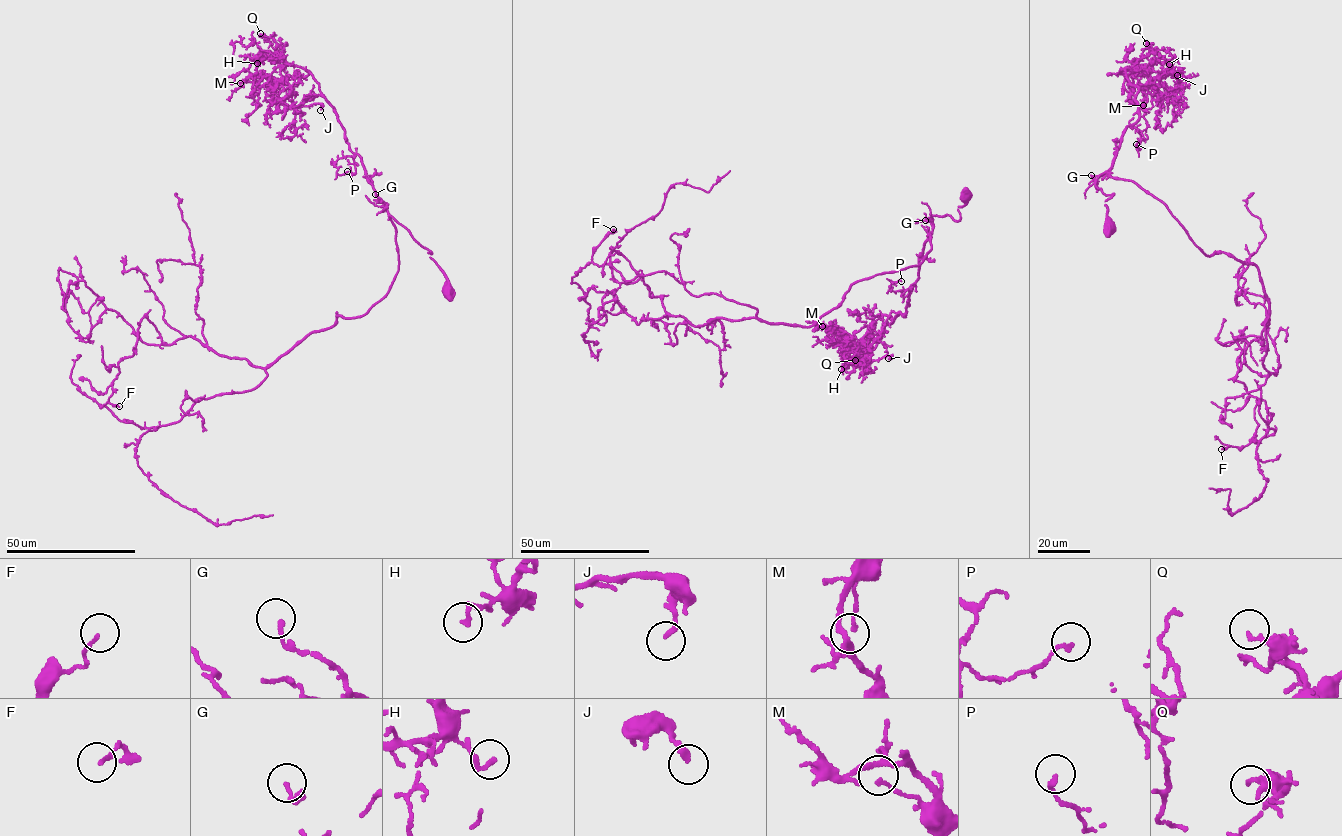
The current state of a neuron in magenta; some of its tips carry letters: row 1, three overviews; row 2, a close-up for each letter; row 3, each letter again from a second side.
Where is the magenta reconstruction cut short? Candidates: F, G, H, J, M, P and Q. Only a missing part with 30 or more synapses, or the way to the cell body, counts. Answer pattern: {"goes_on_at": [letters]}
{"goes_on_at": []}

